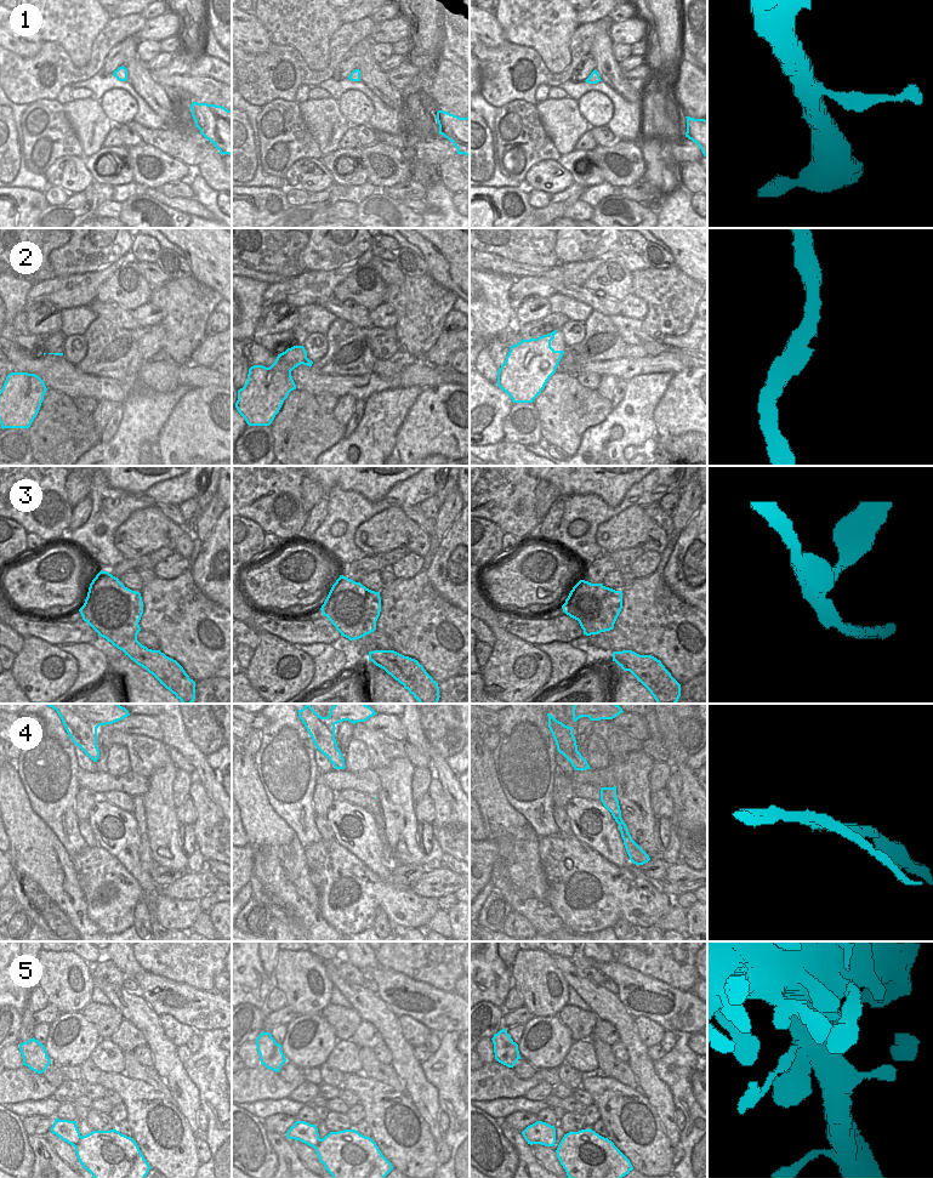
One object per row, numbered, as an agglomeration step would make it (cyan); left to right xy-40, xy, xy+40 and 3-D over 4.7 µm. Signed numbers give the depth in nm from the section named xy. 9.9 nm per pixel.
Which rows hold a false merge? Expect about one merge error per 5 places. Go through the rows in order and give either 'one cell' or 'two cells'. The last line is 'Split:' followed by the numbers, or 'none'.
1: one cell
2: one cell
3: one cell
4: two cells
5: one cell
Split: 4

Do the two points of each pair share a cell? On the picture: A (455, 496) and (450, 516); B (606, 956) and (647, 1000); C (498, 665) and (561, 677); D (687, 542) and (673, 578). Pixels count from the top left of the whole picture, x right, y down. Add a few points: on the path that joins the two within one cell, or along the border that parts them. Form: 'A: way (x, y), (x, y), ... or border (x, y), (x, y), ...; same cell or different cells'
A: way (454, 501), (450, 511); same cell
B: border (582, 954), (598, 961), (613, 960); different cells
C: border (540, 649), (550, 660), (550, 678), (536, 690); different cells
D: way (681, 551), (676, 556), (676, 569); same cell

